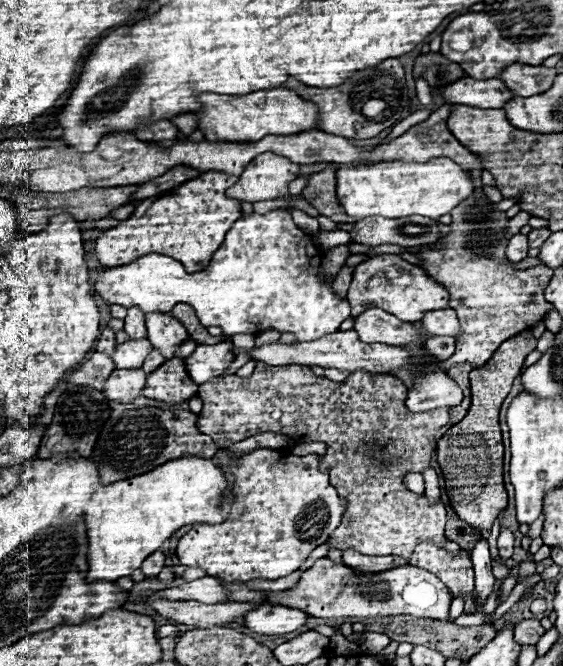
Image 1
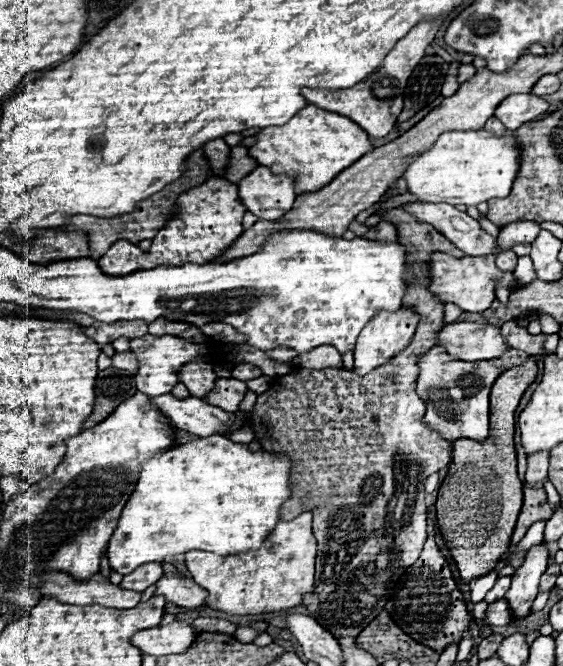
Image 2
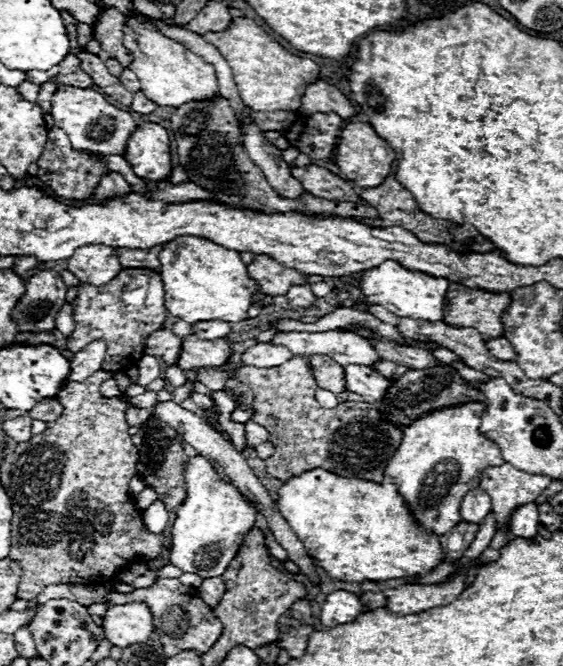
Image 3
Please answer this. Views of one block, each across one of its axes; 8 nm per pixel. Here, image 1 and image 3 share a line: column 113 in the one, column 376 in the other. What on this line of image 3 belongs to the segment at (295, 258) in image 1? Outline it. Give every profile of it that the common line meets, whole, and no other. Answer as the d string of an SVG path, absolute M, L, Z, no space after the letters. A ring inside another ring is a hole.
M388 260L388 262L362 274L362 288L360 290L370 304L378 304L396 316L438 322L444 318L444 300L446 300L448 286L450 286L450 282L446 278L434 278L424 272L408 270L400 262Z

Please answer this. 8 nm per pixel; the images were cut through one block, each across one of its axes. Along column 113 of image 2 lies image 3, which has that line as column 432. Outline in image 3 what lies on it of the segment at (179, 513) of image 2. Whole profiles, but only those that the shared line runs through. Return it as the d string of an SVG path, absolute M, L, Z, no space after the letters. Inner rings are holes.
M314 468L286 480L284 486L278 490L276 506L282 518L292 528L292 532L306 546L308 556L332 580L382 582L382 580L404 578L414 574L426 574L442 562L442 548L438 538L432 534L426 534L426 530L412 520L404 500L398 496L396 486L382 486L382 484L374 484L374 482L366 482L354 477L344 480L344 477L334 476L332 472L326 472L324 468Z

